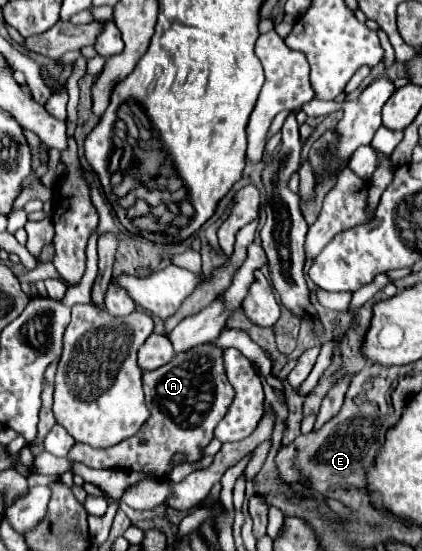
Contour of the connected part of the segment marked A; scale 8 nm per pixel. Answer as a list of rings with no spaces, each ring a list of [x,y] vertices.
[[[215,342],[199,344],[189,352],[177,354],[169,364],[145,372],[143,390],[151,418],[137,436],[109,446],[107,450],[95,450],[76,442],[67,458],[89,468],[153,472],[157,480],[163,480],[173,470],[171,460],[175,454],[183,454],[187,462],[199,462],[203,458],[203,450],[211,442],[215,426],[223,420],[235,398],[235,390],[229,384],[223,366],[223,348]]]

